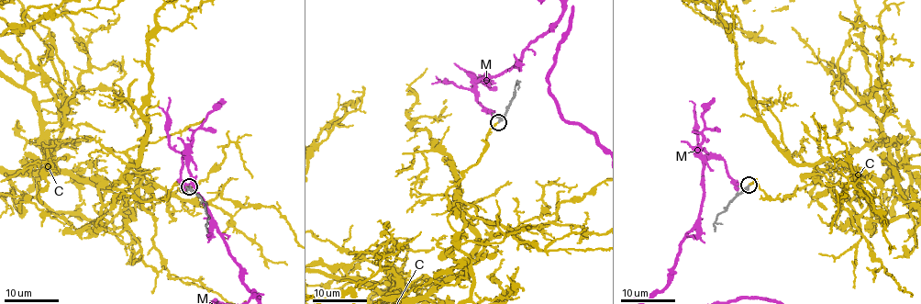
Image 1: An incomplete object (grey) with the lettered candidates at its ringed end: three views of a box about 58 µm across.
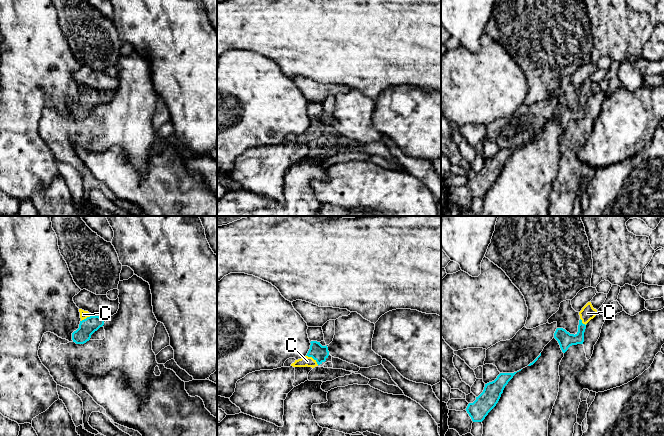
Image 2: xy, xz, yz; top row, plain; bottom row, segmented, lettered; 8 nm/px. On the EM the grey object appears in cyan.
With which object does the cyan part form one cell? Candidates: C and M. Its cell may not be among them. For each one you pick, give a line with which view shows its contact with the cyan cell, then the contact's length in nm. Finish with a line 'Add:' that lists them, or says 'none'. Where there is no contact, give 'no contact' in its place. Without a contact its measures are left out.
C: contact in xz; length 130 nm
Add: C

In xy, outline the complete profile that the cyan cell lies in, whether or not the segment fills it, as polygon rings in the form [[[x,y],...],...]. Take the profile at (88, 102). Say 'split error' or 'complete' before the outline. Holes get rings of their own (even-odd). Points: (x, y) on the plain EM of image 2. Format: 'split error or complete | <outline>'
split error | [[[79,85],[80,100],[79,104],[72,109],[72,116],[76,120],[84,120],[90,116],[91,111],[104,101],[104,94],[93,92],[88,87]]]

